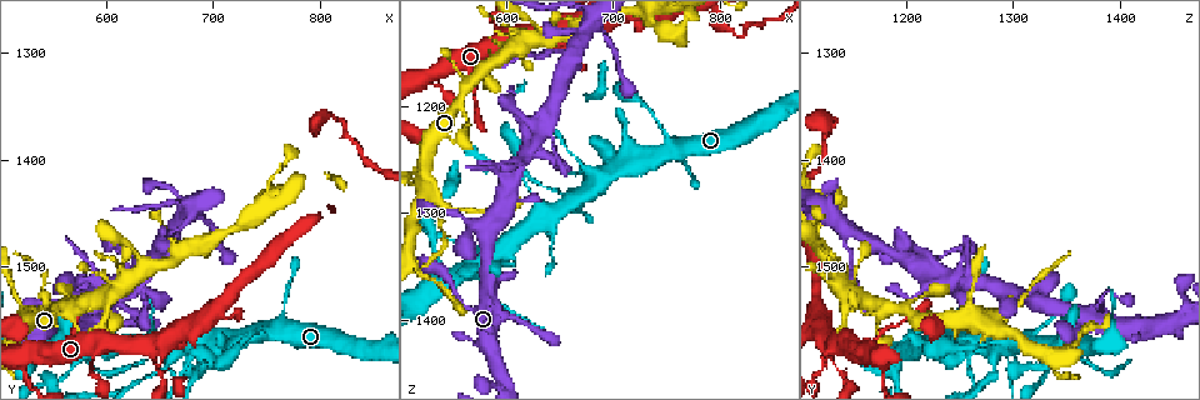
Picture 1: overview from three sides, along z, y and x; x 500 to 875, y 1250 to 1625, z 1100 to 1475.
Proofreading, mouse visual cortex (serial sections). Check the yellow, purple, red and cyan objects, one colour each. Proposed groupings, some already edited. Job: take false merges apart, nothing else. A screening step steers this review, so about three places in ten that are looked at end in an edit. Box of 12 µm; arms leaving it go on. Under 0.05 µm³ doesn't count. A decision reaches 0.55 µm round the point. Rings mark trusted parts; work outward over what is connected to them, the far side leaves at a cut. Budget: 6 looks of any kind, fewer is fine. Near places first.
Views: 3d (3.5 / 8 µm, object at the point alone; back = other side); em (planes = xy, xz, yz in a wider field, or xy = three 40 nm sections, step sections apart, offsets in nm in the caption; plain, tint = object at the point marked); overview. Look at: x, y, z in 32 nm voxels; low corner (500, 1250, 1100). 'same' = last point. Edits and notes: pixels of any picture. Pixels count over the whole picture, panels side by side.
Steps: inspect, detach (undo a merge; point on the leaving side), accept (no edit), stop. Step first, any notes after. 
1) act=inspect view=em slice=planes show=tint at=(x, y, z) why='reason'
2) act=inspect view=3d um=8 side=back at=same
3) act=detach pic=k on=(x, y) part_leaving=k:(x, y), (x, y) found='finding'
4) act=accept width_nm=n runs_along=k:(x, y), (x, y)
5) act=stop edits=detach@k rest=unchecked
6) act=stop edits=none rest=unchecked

act=inspect view=3d um=3.5 at=(754, 1562, 1230) why='four-way junction'

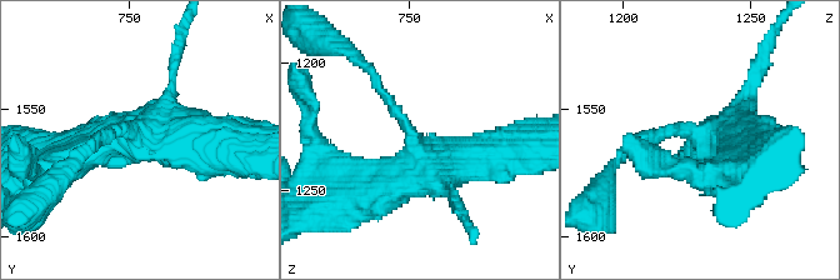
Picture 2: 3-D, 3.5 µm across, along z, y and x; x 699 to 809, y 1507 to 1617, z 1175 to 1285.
act=inspect view=em slice=xy step=3 show=tint at=(752, 1560, 1233) arms=4 arm_widths_nm=150,150,500,500

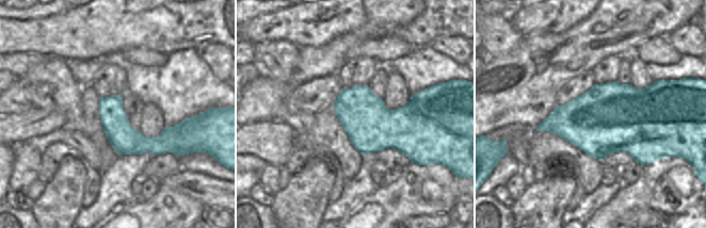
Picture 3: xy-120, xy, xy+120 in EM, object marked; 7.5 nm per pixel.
act=accept runs_along=2:(501, 150), (348, 189) found='continuous, no second cell'

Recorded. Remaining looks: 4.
act=inspect view=3d um=3.5 side=back at=(664, 1578, 1280) why='three arms meet'

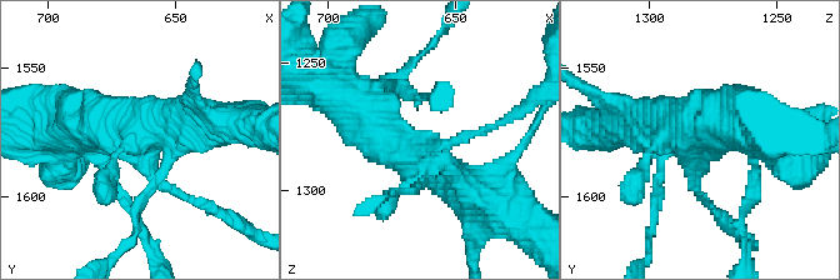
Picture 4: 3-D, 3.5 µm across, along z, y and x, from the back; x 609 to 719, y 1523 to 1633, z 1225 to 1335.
act=inspect view=em slice=xy step=5 show=tint at=(666, 1581, 1284)

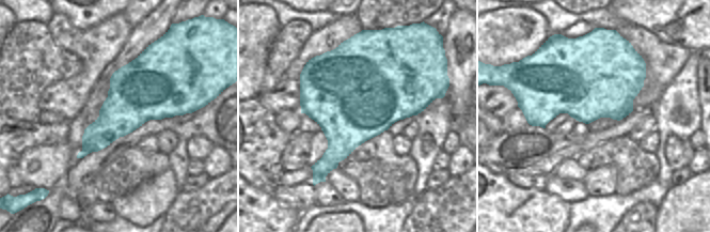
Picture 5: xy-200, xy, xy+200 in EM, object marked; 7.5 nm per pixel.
act=detach pic=4 on=(195, 201) part_leaving=4:(165, 185), (243, 224), (254, 235) found='two cells meet here'

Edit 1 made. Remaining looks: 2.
act=stop edits=detach@4 rest=unchecked

